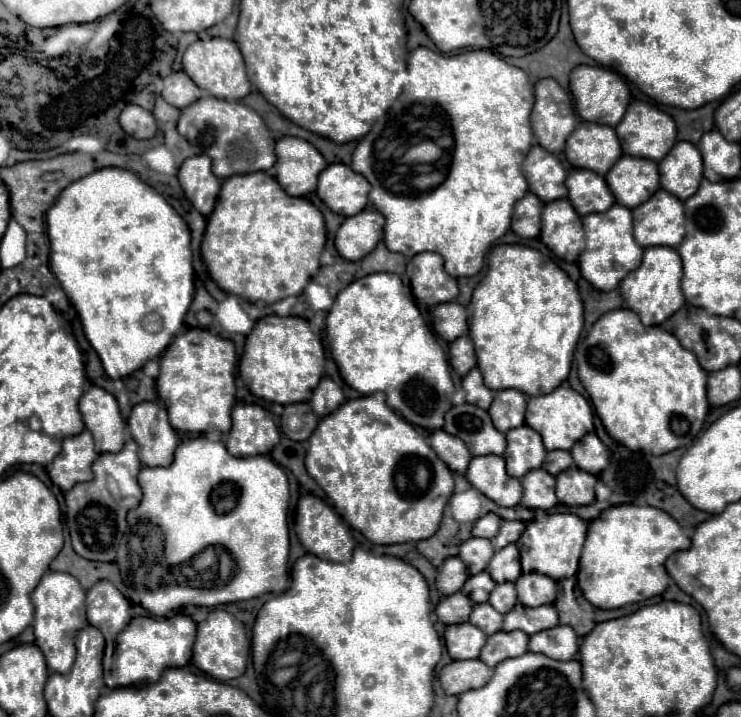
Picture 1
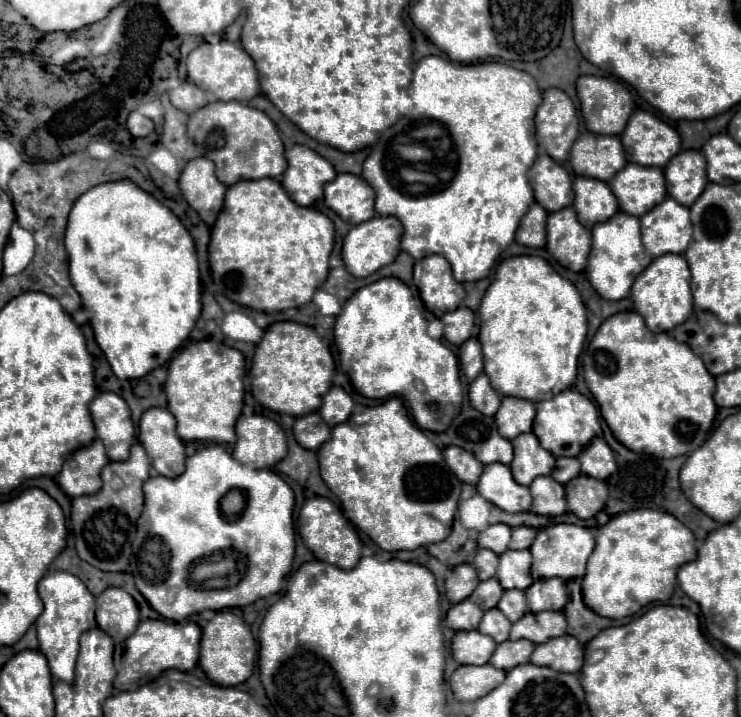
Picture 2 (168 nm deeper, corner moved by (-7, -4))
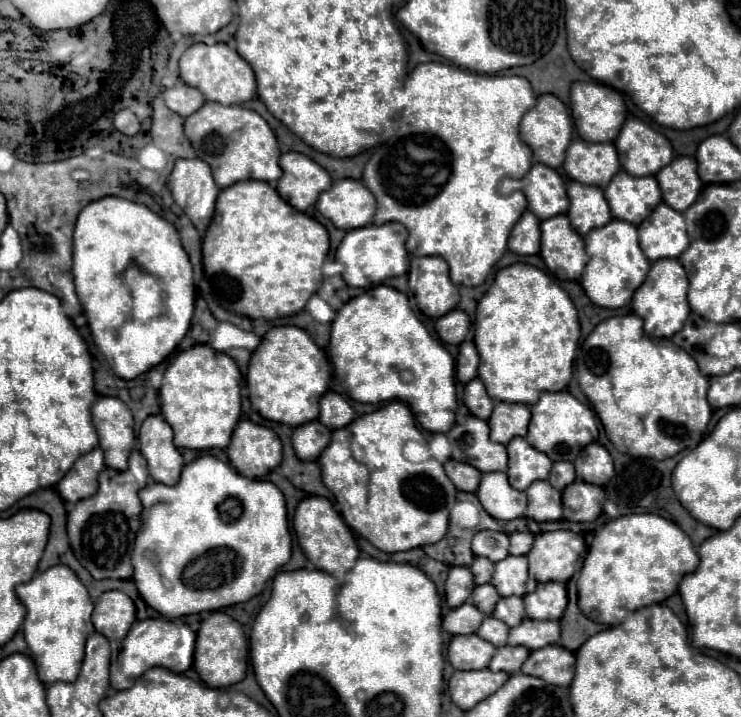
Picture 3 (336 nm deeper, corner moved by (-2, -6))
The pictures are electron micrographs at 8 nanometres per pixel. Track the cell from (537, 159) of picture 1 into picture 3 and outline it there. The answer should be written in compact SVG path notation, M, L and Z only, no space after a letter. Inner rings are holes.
M535 163L529 173L521 179L505 179L501 181L501 191L521 191L527 197L529 211L537 215L537 219L549 219L561 213L567 213L567 191L559 173L543 163Z

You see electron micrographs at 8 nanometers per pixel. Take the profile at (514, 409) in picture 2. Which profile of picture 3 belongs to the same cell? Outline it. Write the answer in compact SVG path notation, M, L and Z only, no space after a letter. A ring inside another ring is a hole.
M497 403L489 417L491 439L507 445L513 437L525 437L529 425L529 406L523 403Z

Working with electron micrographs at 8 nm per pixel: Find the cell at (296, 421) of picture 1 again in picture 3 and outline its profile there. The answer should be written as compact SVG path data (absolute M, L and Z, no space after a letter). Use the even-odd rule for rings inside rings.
M311 421L301 427L295 427L291 441L293 441L295 453L301 461L317 461L321 451L331 441L331 431L327 427L323 427L323 423Z

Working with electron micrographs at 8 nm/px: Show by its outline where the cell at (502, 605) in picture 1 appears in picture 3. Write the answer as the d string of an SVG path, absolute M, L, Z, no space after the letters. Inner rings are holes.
M503 597L503 599L499 599L499 603L495 605L495 611L493 611L493 617L501 619L509 627L519 625L525 619L523 599L521 597Z

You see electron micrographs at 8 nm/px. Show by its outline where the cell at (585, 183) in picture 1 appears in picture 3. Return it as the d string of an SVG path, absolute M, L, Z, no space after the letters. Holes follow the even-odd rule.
M571 181L567 187L567 195L571 201L567 217L571 221L571 227L579 235L587 235L591 229L603 227L611 221L607 201L599 187Z

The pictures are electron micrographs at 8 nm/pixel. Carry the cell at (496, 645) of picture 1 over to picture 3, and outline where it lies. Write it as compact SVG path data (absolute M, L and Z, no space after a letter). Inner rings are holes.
M505 645L505 647L499 647L495 657L491 659L489 663L489 669L491 671L507 671L507 673L517 673L521 669L521 665L525 663L529 651L527 647L511 647L511 645Z

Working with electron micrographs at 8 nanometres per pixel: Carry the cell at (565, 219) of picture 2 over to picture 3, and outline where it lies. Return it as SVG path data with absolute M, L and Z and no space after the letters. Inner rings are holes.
M567 215L541 221L541 257L547 269L563 281L577 281L587 265L585 243L567 223Z

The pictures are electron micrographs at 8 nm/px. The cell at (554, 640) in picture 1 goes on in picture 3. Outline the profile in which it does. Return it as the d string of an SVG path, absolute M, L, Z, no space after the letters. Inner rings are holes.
M559 645L531 651L521 667L521 673L539 677L545 683L557 687L569 687L573 671L575 671L575 655L571 651L563 651L563 647Z

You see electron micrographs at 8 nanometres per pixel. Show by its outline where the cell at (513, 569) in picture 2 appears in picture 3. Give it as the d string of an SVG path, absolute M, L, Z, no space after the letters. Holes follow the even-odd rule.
M509 555L507 559L495 563L495 575L491 579L495 589L501 597L511 595L525 595L525 583L527 583L527 559Z

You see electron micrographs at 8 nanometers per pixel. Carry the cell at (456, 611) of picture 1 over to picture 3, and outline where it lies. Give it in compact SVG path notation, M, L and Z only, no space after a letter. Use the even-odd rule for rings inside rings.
M463 603L461 607L449 611L449 615L443 619L443 629L451 635L471 635L477 633L483 619L485 615L473 603Z

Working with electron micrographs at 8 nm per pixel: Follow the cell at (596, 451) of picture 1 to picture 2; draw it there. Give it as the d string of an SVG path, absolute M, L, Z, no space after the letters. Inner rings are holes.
M602 437L592 439L588 449L584 449L584 453L580 453L578 459L582 463L582 473L588 477L608 479L616 471L614 453Z

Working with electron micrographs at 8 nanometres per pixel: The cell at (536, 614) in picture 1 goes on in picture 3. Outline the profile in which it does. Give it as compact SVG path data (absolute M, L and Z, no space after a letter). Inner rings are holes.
M523 619L517 627L509 631L509 645L523 645L531 651L553 645L559 641L559 621L535 621Z

